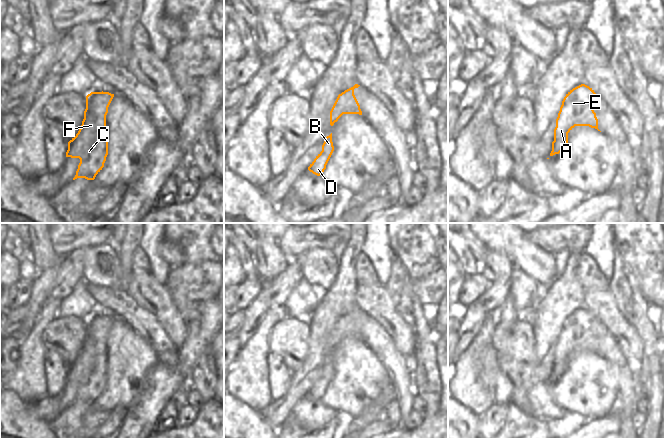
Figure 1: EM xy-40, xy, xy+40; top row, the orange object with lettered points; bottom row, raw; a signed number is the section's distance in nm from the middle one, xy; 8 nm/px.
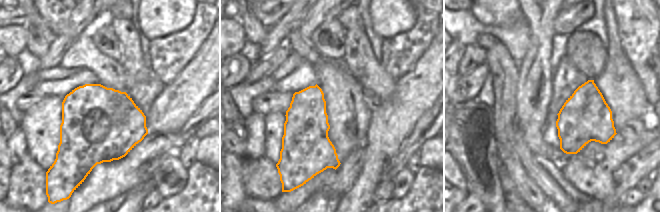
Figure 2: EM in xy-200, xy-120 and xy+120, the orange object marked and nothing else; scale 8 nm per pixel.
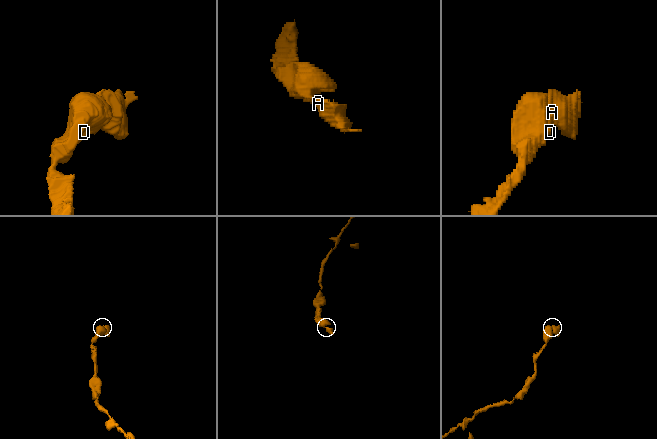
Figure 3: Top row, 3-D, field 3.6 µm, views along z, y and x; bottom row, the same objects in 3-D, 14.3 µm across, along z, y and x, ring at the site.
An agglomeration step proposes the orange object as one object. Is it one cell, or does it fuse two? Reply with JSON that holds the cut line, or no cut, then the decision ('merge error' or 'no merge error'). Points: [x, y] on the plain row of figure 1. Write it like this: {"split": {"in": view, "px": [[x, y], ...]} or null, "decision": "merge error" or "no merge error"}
{"split": {"in": "xy+40", "px": [[553, 365], [556, 377]]}, "decision": "merge error"}

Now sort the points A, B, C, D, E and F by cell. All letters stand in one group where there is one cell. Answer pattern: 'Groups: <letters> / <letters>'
Groups: A E / B C D F.

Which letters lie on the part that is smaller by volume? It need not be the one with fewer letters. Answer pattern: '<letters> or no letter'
A, E

